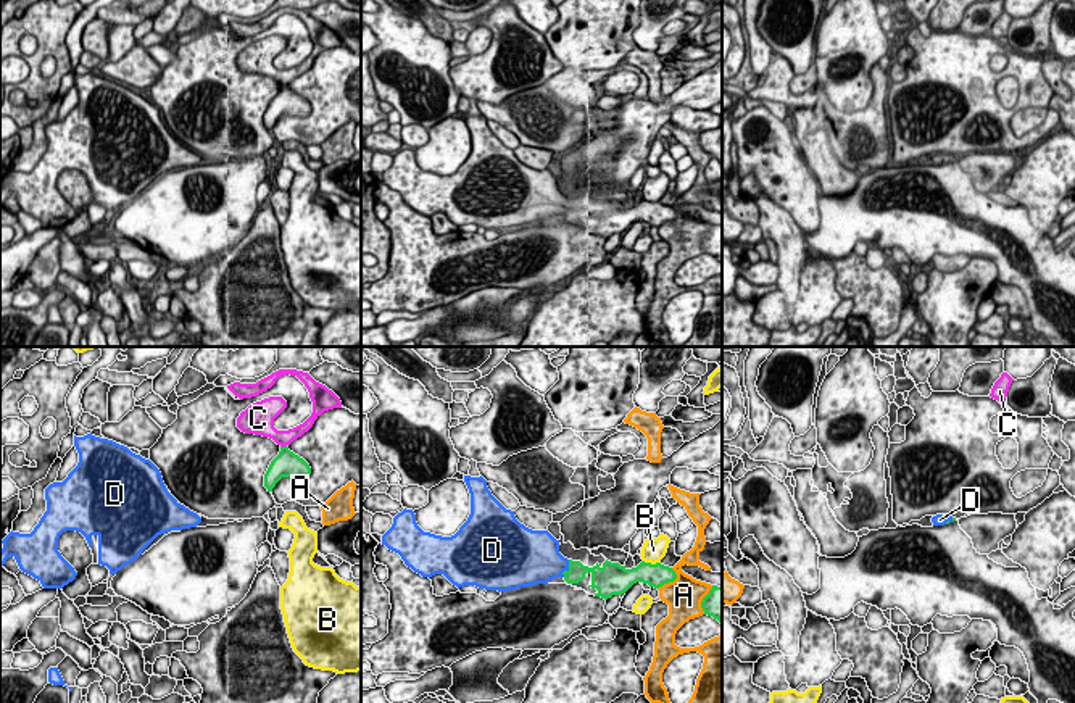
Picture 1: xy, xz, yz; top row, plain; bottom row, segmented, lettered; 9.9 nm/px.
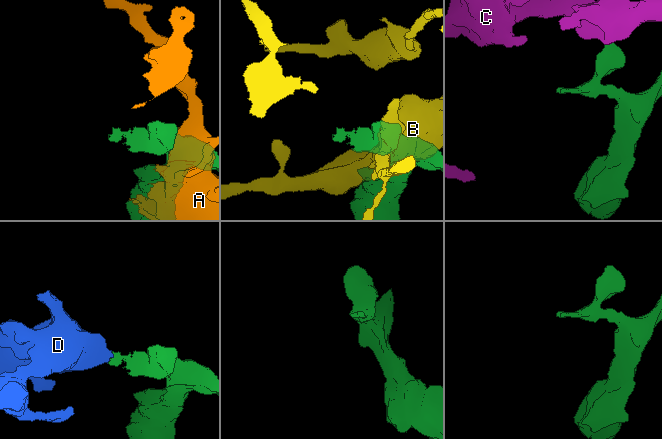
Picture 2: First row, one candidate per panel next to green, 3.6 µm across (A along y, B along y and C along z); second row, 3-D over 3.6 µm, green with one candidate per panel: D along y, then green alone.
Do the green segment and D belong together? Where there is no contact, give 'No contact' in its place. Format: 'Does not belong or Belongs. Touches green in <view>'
Belongs. Touches green in xz

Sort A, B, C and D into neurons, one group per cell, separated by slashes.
A / B / C / D

